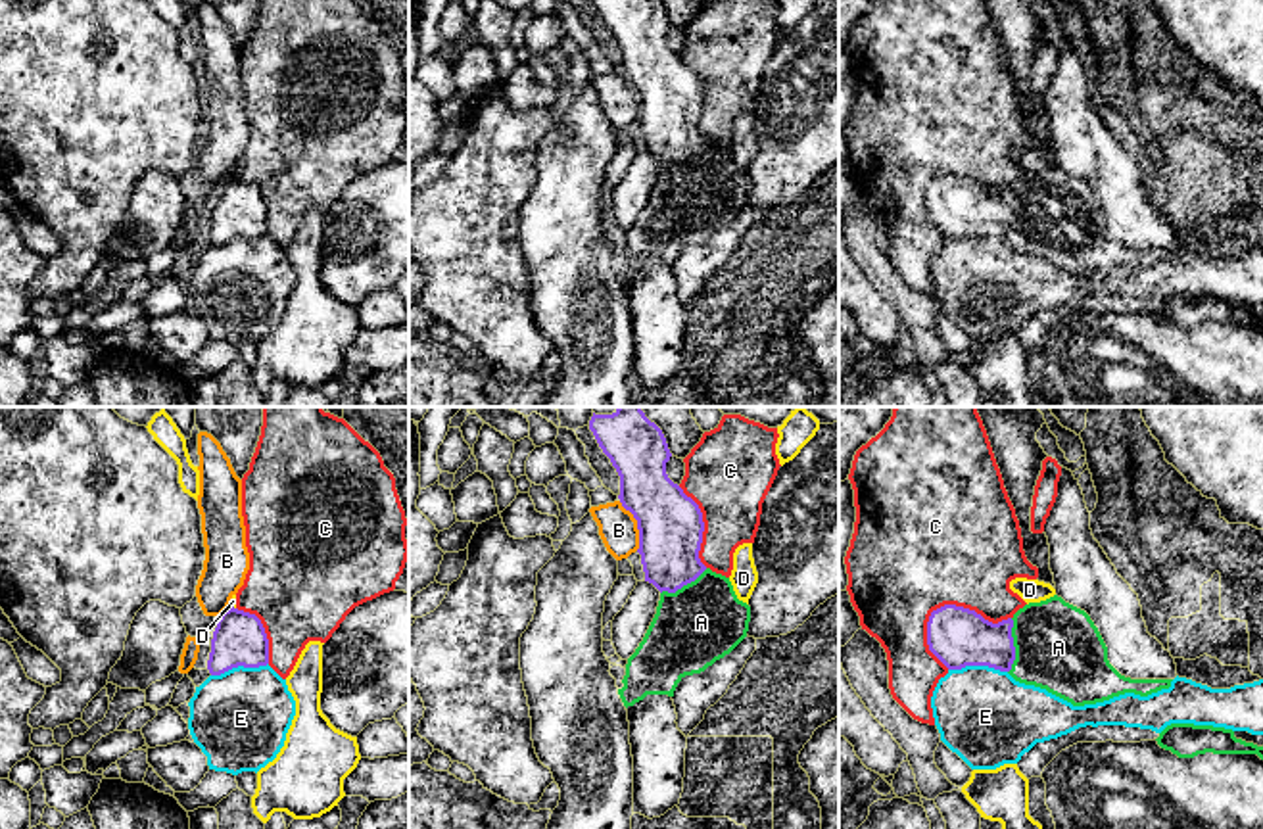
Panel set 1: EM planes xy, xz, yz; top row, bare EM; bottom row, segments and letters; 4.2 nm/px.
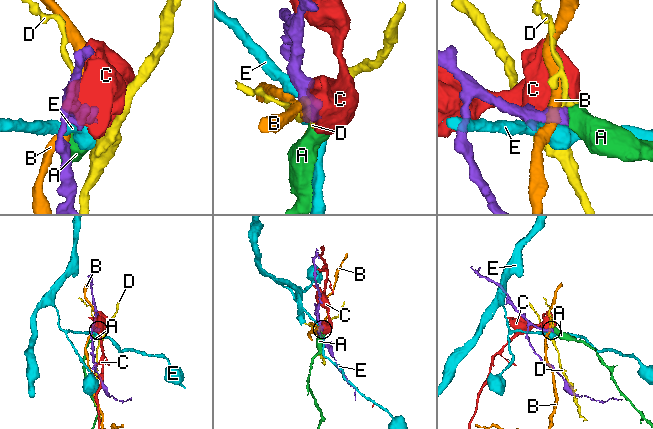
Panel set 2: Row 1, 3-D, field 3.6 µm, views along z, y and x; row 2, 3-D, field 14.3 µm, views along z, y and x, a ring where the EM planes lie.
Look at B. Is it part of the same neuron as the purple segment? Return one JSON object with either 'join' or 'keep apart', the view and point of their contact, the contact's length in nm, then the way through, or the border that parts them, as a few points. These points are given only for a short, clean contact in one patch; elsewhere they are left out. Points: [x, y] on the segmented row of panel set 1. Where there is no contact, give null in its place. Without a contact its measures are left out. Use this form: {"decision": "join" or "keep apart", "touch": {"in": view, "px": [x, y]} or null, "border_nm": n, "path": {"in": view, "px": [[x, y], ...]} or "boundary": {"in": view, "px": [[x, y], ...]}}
{"decision": "keep apart", "touch": {"in": "xz", "px": [638, 526]}, "border_nm": 220, "boundary": {"in": "xz", "px": [[619, 501], [636, 521], [638, 549]]}}

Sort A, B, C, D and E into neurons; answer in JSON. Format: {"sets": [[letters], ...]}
{"sets": [["A"], ["B"], ["C"], ["D"], ["E"]]}

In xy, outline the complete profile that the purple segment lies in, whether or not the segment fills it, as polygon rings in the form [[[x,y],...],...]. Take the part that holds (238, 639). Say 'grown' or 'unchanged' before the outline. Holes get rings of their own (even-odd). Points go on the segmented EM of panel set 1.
unchanged; [[[228,608],[217,620],[211,639],[207,670],[221,675],[232,668],[259,668],[269,664],[269,639],[255,614]]]

